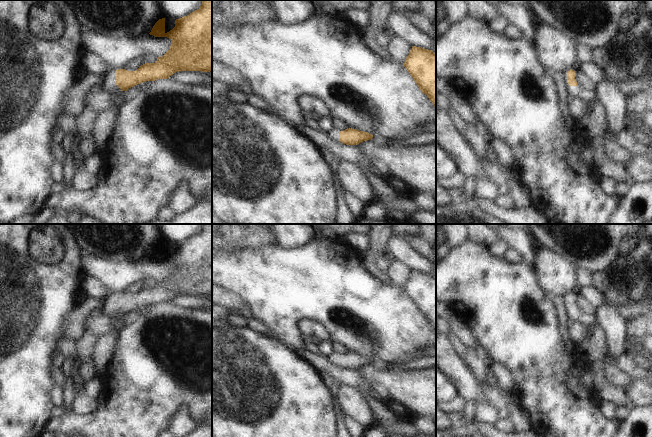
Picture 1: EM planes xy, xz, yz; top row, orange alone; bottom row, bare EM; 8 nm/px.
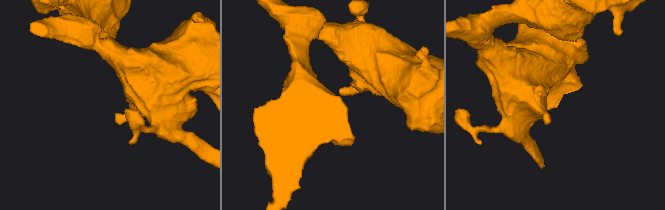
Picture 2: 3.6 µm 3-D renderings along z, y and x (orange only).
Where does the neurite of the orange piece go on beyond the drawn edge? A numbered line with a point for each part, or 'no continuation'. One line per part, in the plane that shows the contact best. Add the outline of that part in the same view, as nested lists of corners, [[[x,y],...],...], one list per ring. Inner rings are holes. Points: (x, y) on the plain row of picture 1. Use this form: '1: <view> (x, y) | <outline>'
1: xy (108, 310) | [[[110,294],[105,298],[105,305],[101,313],[109,318],[115,316],[115,294]]]

